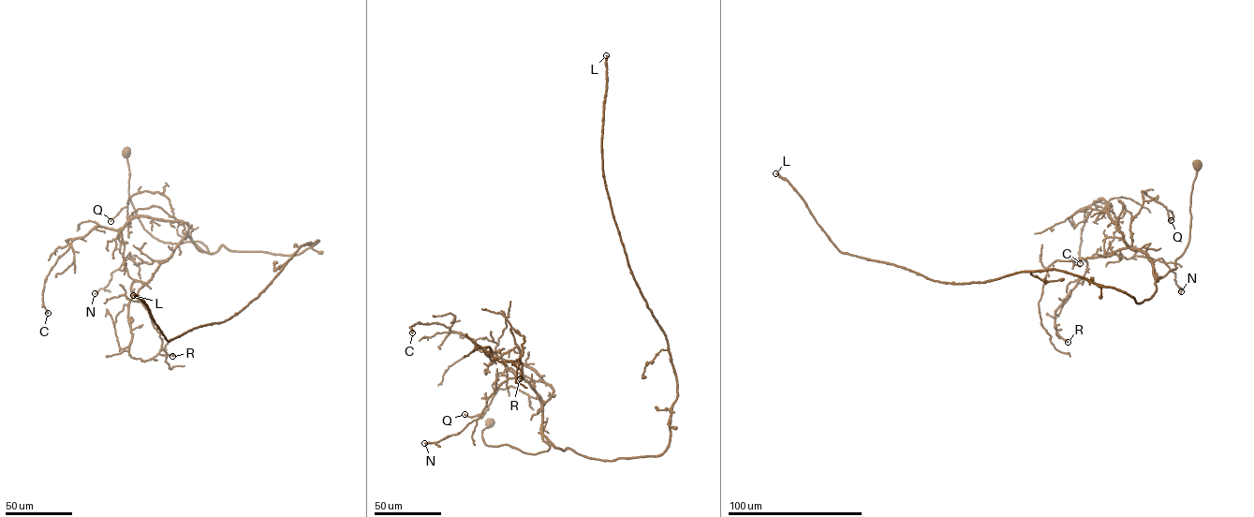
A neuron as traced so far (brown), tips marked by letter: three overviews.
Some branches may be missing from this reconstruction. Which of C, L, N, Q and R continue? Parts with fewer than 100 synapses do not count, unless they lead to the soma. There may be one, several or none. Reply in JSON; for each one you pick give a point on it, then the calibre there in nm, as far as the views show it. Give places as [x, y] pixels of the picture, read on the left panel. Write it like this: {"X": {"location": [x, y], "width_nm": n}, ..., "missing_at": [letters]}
{"L": {"location": [133, 295], "width_nm": 440}, "missing_at": ["L"]}

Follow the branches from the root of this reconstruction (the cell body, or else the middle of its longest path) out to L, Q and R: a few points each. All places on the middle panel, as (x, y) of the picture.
L: (490, 422), (485, 445), (533, 453), (543, 435), (610, 461), (668, 446), (674, 370), (604, 178), (606, 55)
Q: (490, 422), (481, 431), (487, 445), (535, 454), (550, 447), (538, 394), (499, 389), (484, 413), (464, 414)
R: (490, 422), (487, 445), (549, 448), (519, 348), (493, 361), (484, 349), (520, 378)

